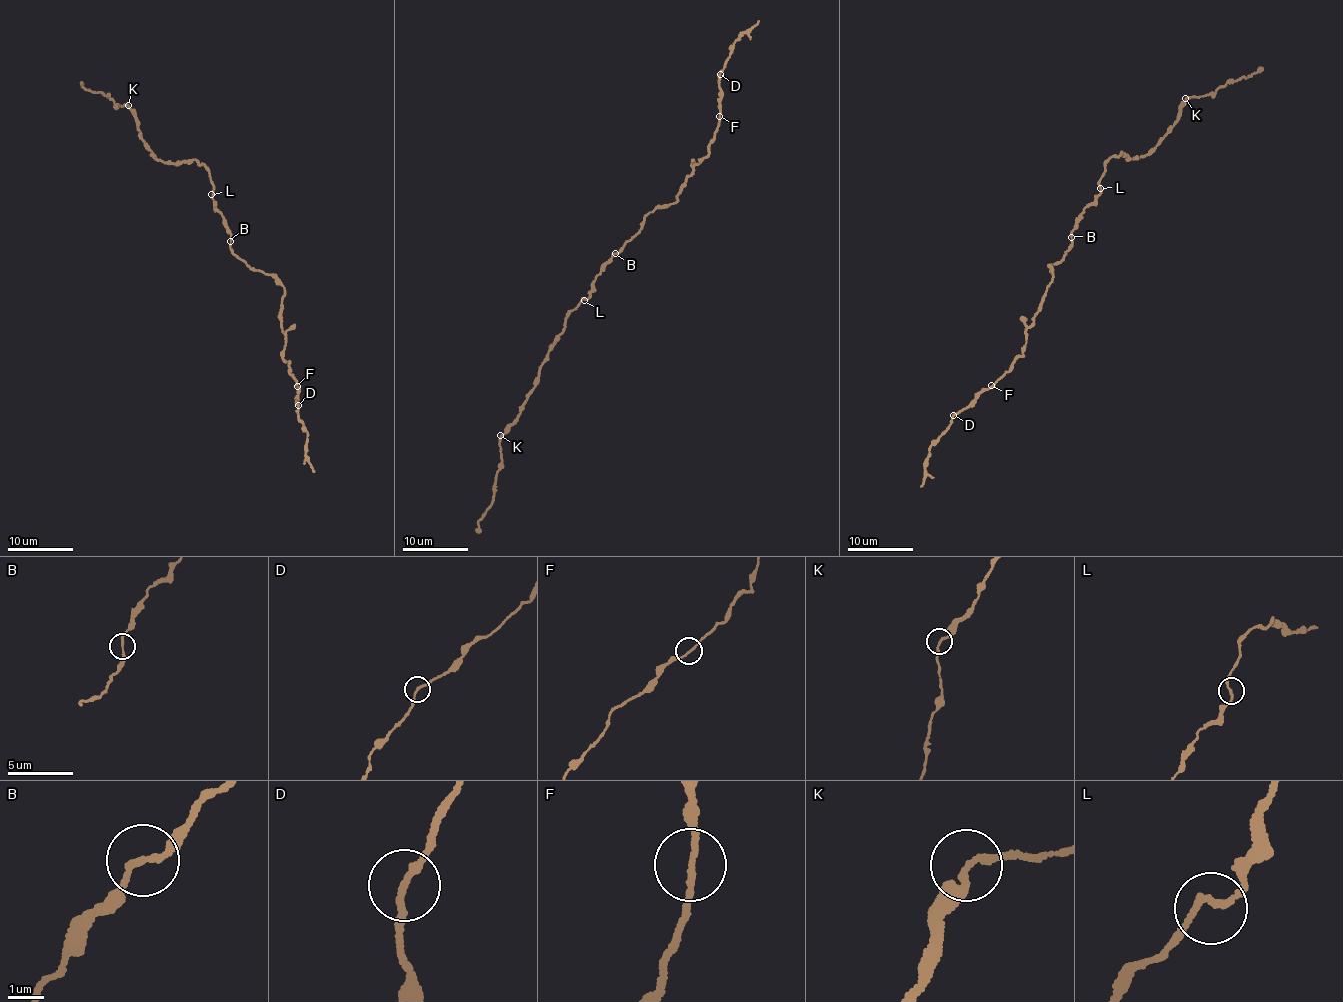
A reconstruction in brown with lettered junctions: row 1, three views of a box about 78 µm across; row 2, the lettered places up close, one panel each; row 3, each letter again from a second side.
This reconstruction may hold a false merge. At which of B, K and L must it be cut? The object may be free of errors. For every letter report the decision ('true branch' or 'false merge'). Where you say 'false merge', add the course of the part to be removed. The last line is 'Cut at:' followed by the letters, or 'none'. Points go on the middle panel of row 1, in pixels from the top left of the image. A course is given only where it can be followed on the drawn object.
B: true branch
K: true branch
L: true branch
Cut at: none

